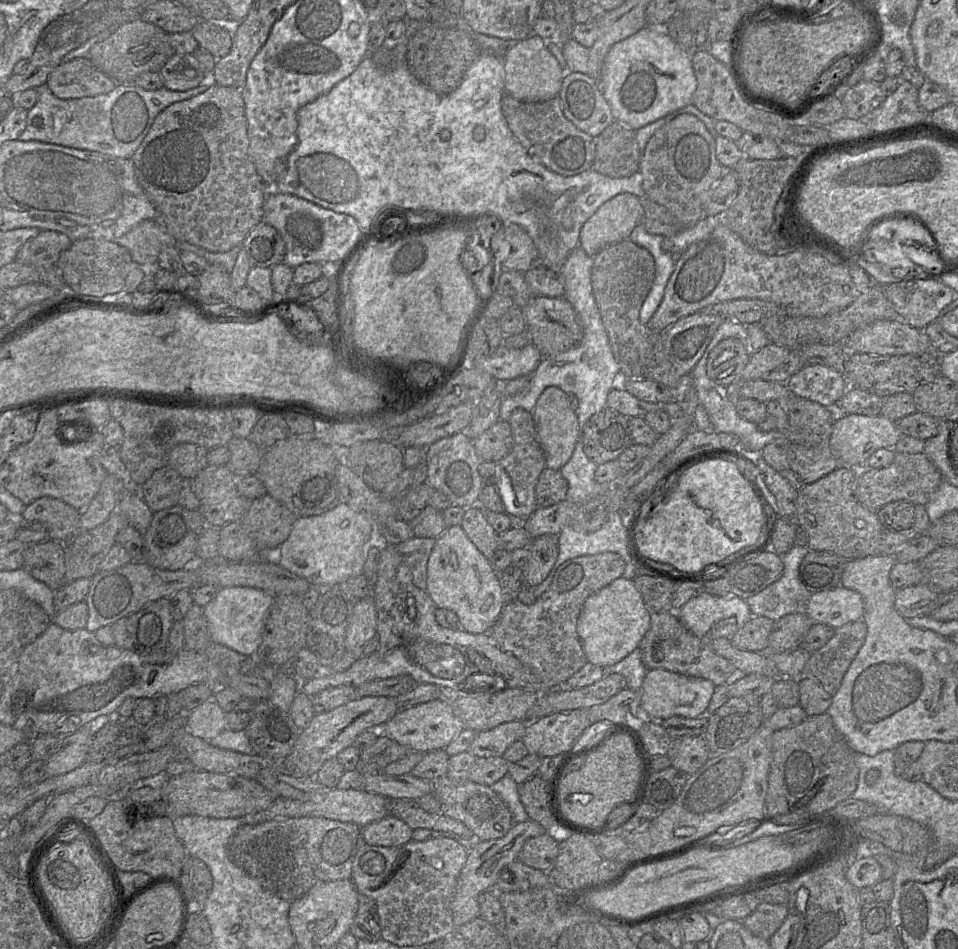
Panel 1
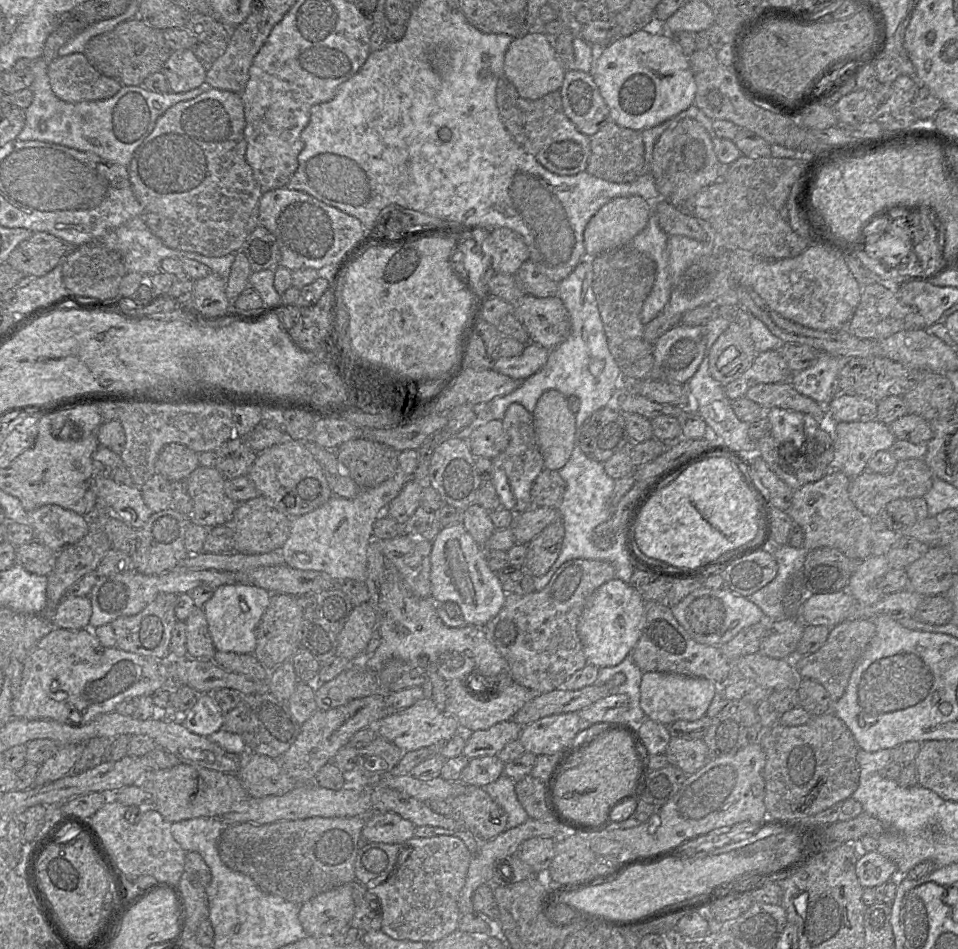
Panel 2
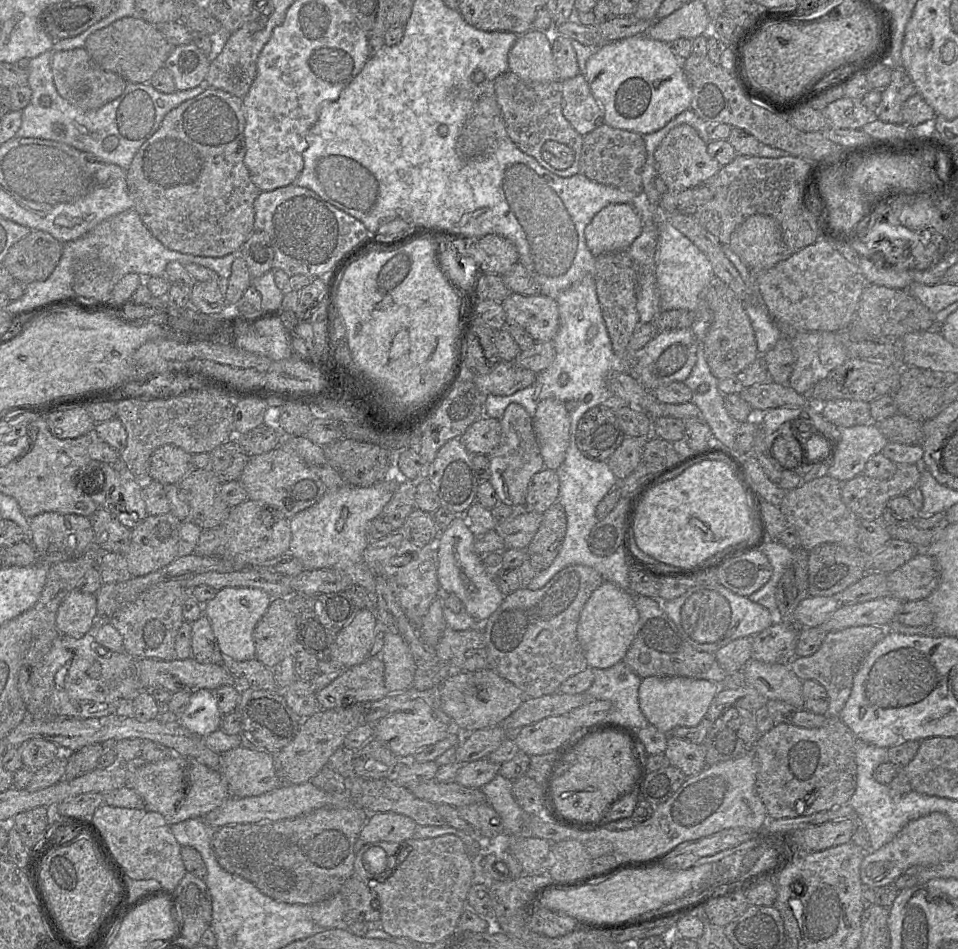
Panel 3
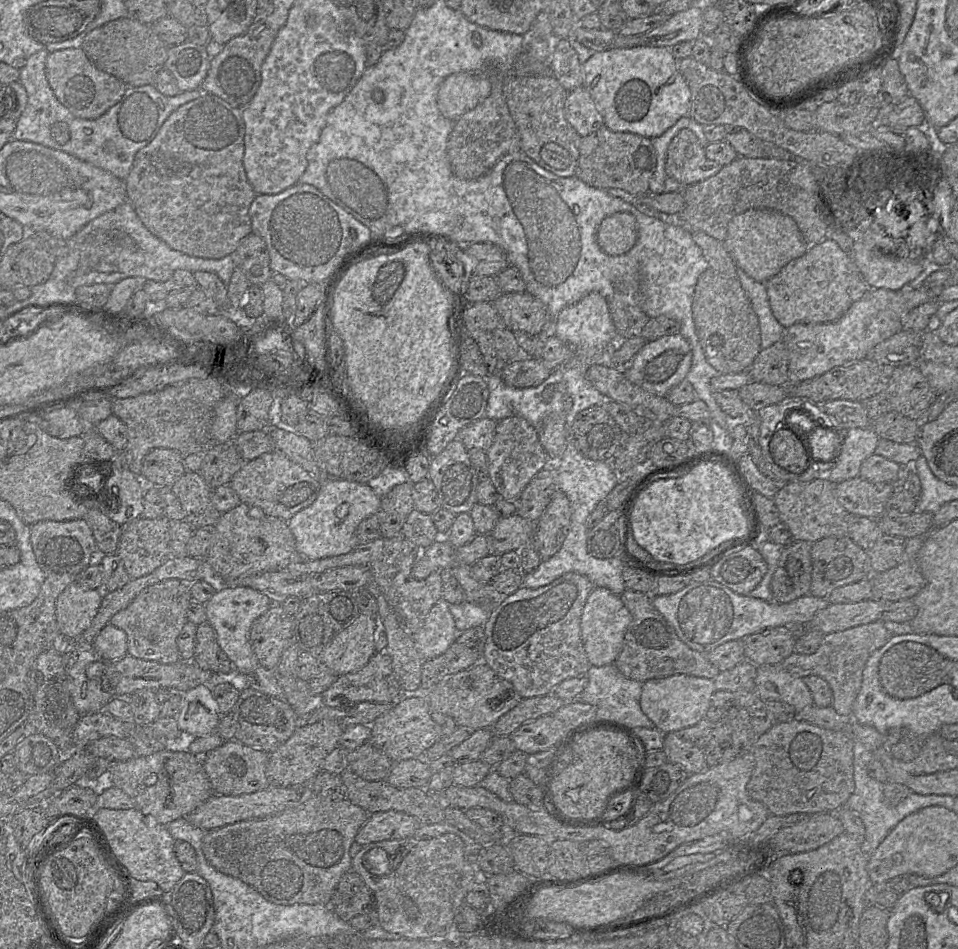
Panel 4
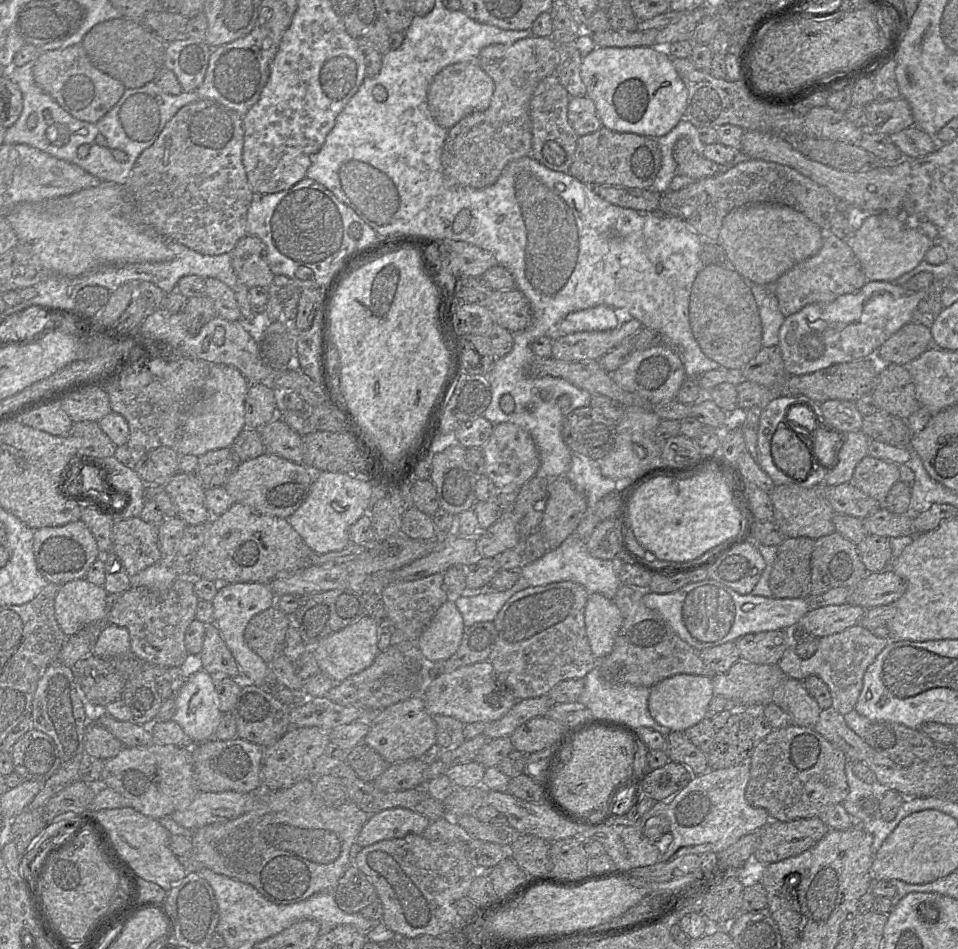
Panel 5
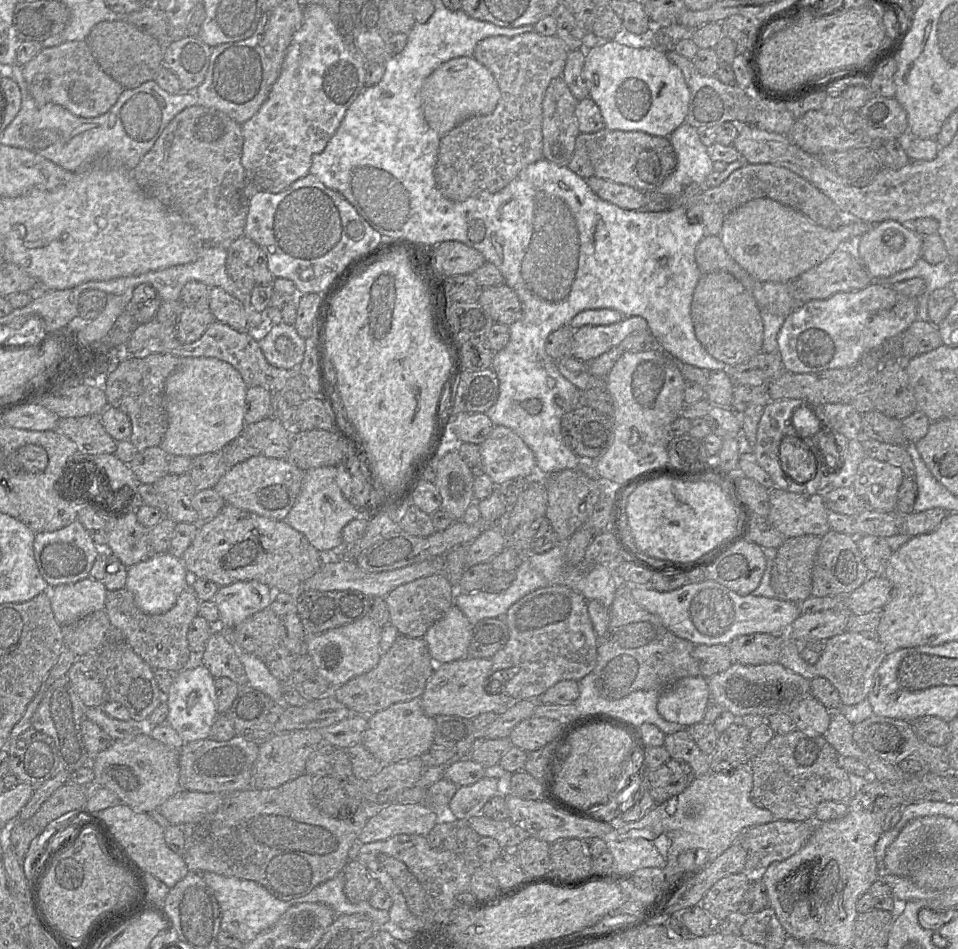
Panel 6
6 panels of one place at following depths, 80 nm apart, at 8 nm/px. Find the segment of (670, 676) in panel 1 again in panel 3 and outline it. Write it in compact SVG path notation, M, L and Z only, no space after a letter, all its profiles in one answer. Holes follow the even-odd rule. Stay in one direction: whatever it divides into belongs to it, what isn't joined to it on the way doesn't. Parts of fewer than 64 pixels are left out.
M649 676L639 687L639 706L647 721L659 731L670 734L678 726L696 726L714 700L720 686L712 681L682 676Z

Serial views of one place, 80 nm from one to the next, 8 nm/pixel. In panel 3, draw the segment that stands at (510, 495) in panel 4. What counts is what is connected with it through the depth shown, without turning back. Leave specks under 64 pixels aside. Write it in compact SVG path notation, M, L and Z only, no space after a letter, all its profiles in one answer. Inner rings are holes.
M511 403L504 411L501 424L501 441L488 456L491 477L490 482L500 502L515 509L524 509L527 488L532 477L544 468L537 438L533 428L533 418L517 403Z

